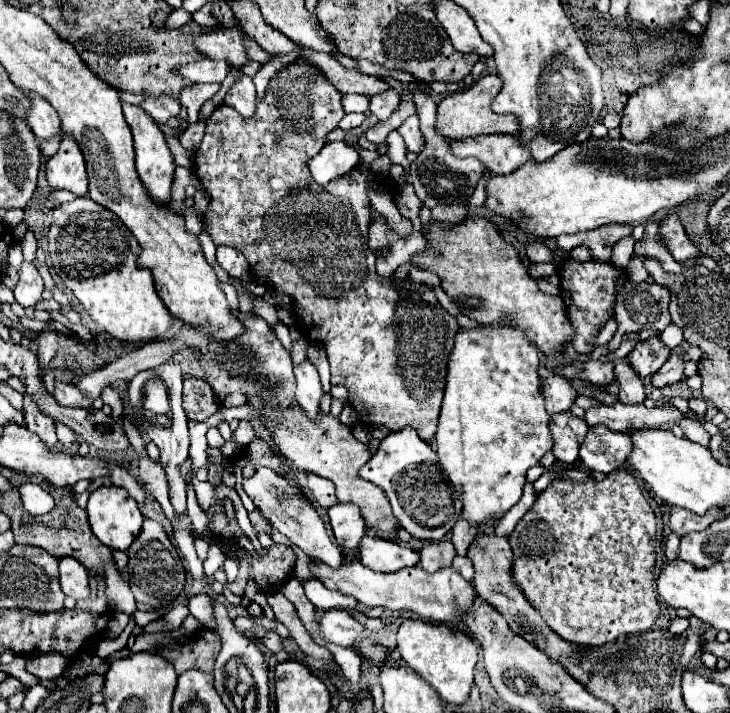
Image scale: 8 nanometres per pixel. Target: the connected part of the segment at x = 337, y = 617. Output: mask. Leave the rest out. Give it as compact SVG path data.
M341 608L327 610L319 620L319 636L325 644L339 644L339 646L353 646L365 628Z

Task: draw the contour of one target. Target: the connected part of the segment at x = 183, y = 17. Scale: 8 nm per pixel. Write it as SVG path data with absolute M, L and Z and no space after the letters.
M173 10L169 16L167 16L167 22L165 26L167 28L181 28L183 24L187 24L191 20L191 13L185 10Z

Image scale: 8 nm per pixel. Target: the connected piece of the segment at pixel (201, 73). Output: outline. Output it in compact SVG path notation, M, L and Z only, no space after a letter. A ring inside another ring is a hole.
M203 58L199 62L193 64L185 64L181 66L177 72L185 78L189 78L191 82L217 82L221 84L225 80L225 76L229 74L229 64L225 60L211 60L211 58Z

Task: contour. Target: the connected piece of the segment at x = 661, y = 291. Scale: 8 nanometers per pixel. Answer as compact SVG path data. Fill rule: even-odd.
M627 282L615 304L615 318L619 328L613 342L619 344L625 332L641 332L647 328L663 332L671 324L667 306L667 288L651 282Z

